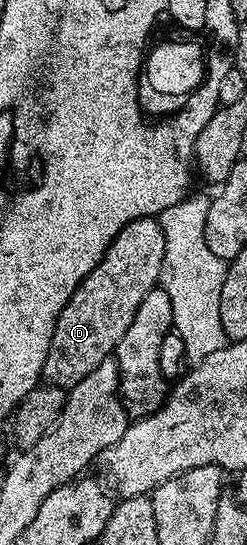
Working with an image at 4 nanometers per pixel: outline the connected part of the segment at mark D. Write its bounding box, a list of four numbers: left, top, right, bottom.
[43,218,165,388]

